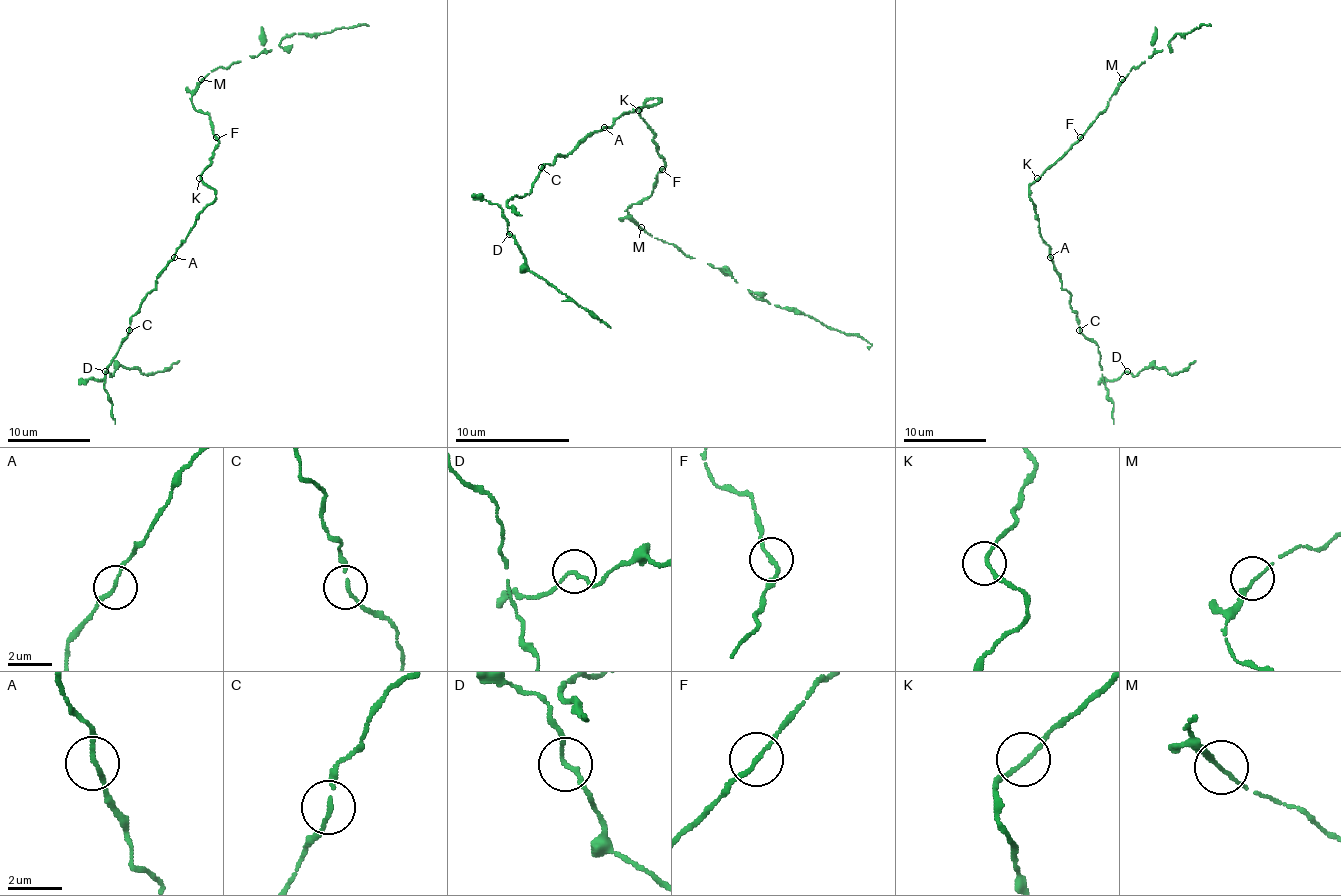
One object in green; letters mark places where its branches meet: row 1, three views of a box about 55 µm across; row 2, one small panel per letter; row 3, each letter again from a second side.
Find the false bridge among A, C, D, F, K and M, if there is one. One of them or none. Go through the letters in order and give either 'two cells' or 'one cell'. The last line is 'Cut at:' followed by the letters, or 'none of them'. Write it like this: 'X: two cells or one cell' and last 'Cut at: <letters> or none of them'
A: one cell
C: one cell
D: two cells
F: one cell
K: one cell
M: one cell
Cut at: D

